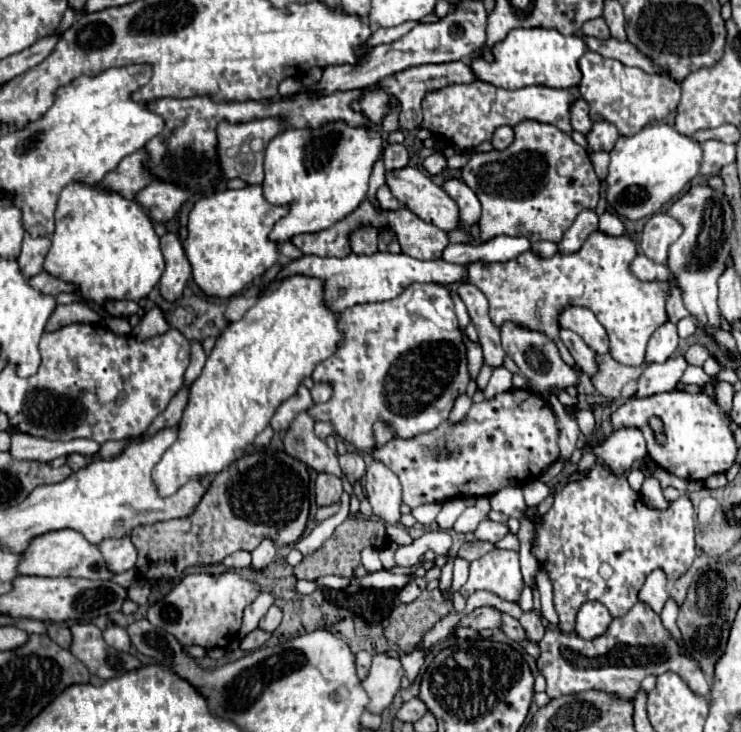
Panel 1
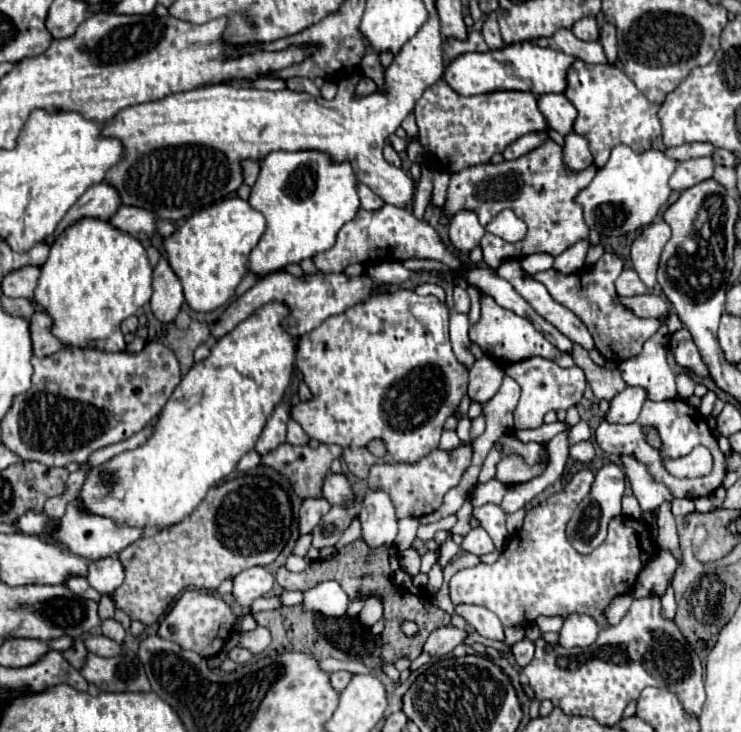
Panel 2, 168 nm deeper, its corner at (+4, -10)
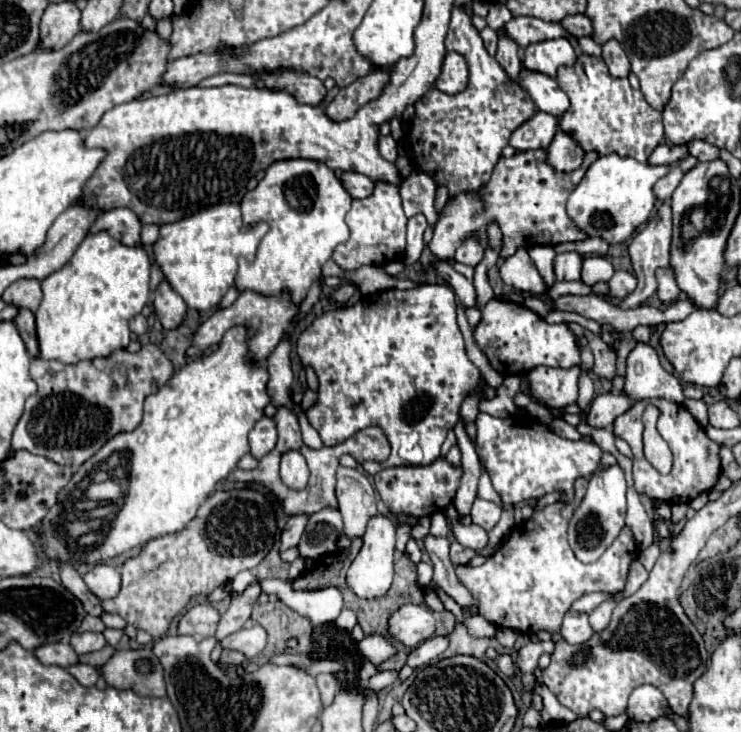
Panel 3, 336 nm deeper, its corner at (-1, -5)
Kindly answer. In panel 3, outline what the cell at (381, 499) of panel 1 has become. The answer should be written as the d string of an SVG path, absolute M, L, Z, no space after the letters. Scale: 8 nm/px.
M377 514L367 524L363 546L347 570L347 586L359 598L379 598L387 594L393 580L393 554L395 554L395 526L389 518Z

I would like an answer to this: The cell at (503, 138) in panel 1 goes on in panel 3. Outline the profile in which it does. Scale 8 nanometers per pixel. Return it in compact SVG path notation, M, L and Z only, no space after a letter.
M537 110L533 118L523 122L513 134L509 144L515 150L535 150L535 148L547 148L557 132L557 118L553 114L545 114Z

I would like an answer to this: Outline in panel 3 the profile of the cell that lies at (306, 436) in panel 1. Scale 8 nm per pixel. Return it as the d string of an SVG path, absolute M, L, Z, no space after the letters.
M359 468L337 470L337 500L343 516L343 534L353 540L365 534L369 518L377 514L375 490Z

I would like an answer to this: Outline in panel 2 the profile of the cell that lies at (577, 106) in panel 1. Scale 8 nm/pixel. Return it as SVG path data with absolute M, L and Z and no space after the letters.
M540 95L538 107L554 131L558 131L560 135L572 133L572 123L576 121L576 107L572 107L572 103L564 99L564 95Z

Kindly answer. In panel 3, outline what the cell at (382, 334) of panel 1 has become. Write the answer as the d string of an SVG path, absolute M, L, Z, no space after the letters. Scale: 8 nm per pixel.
M423 284L423 286L417 286L417 288L411 288L411 290L385 290L381 294L375 294L375 296L365 296L361 298L359 304L351 306L351 308L337 308L337 310L331 310L331 312L325 312L321 316L317 316L311 326L307 326L301 336L297 338L297 354L301 358L301 362L305 366L311 366L315 370L315 374L319 376L319 400L313 408L309 408L305 414L309 418L309 424L319 432L321 440L323 440L323 446L337 446L341 442L345 442L349 436L353 436L355 432L359 432L361 428L367 428L367 426L379 426L385 434L387 434L387 440L391 444L391 456L385 460L385 462L363 462L363 468L367 474L377 474L381 472L383 468L387 466L401 466L401 464L407 464L399 454L399 432L417 432L419 434L419 446L423 450L423 462L421 464L431 464L439 458L439 452L441 452L441 446L447 438L447 432L457 424L459 420L459 406L461 402L465 400L465 394L469 394L469 390L473 390L473 386L477 386L477 382L481 380L481 374L479 370L471 364L471 360L467 358L465 354L465 346L463 346L463 336L461 336L461 330L457 326L457 300L455 300L455 294L449 286L445 284Z

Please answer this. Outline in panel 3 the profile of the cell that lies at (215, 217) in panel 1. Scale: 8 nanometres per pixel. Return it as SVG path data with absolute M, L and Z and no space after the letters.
M225 202L201 210L189 218L161 226L159 238L153 244L153 256L155 262L161 266L161 272L169 286L173 286L177 294L181 294L189 308L211 310L233 286L239 258L247 258L251 262L265 232L265 222L243 230L239 206Z

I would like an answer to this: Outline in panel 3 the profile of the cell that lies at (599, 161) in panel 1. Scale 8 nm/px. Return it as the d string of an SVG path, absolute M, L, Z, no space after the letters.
M581 54L573 66L561 66L555 76L561 90L569 96L569 110L559 118L559 130L569 134L585 152L595 150L601 156L619 154L645 162L663 138L661 112L651 108L639 90L629 86L627 78L611 78L603 58Z

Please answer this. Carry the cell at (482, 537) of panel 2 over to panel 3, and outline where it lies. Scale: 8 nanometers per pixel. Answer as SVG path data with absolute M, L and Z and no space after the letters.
M453 504L447 506L443 514L445 514L445 518L449 520L451 530L453 530L453 534L455 534L455 540L457 540L459 544L463 544L463 546L467 546L467 548L473 548L473 550L481 550L483 546L487 546L487 532L485 532L481 526L477 526L477 524L469 524L469 526L461 524L461 522L457 520L457 510L455 510Z

